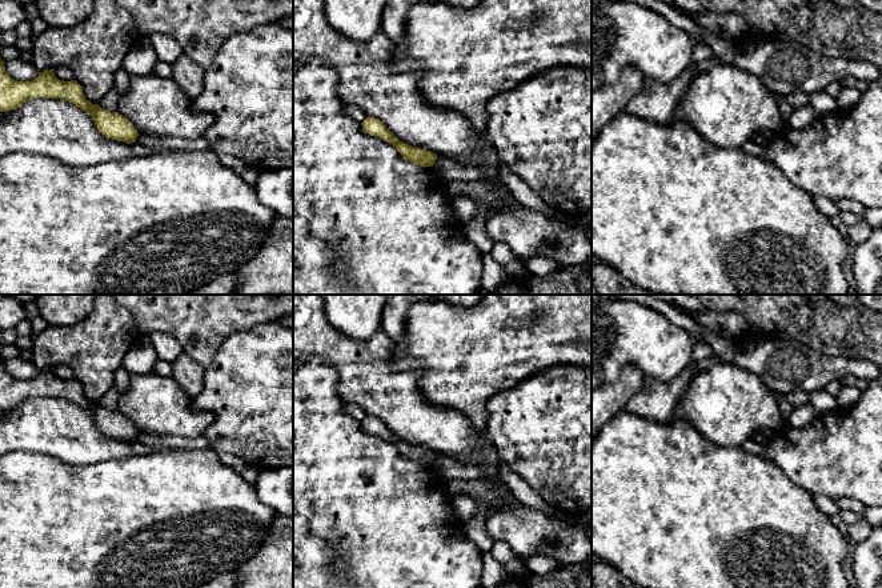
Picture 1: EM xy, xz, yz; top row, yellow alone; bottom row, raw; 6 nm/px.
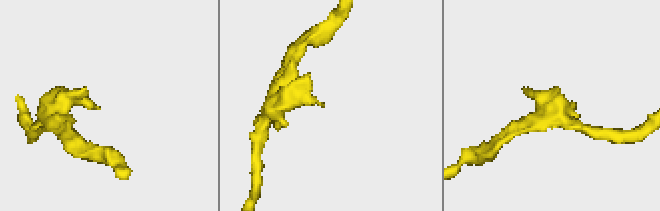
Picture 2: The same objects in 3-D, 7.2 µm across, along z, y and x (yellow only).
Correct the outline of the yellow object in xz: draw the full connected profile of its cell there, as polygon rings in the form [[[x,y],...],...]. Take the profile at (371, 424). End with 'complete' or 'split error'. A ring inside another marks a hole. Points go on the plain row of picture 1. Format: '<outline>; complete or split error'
[[[366,416],[362,421],[362,429],[365,432],[377,435],[386,441],[392,443],[397,447],[402,457],[406,460],[410,460],[413,463],[417,463],[420,465],[433,465],[434,460],[437,459],[437,453],[430,449],[424,449],[417,445],[412,445],[409,443],[405,443],[400,440],[388,427],[386,424],[374,416]]]; complete

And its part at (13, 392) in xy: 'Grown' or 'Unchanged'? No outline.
Unchanged

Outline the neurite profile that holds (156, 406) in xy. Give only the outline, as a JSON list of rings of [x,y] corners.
[[[156,372],[147,375],[131,375],[128,389],[120,395],[119,412],[127,416],[139,433],[153,436],[180,436],[196,439],[215,421],[212,412],[195,412],[191,397],[172,377],[160,376]]]

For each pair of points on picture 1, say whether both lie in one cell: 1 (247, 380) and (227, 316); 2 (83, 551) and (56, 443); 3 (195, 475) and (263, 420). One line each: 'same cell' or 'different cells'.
1: different cells
2: different cells
3: different cells

